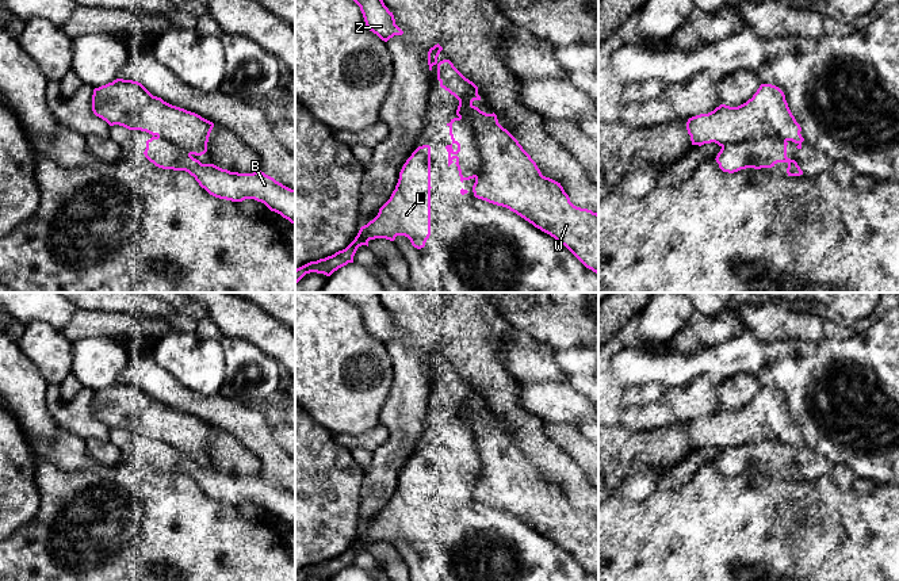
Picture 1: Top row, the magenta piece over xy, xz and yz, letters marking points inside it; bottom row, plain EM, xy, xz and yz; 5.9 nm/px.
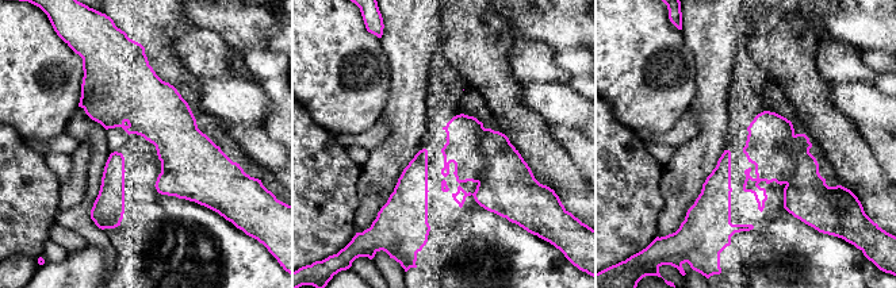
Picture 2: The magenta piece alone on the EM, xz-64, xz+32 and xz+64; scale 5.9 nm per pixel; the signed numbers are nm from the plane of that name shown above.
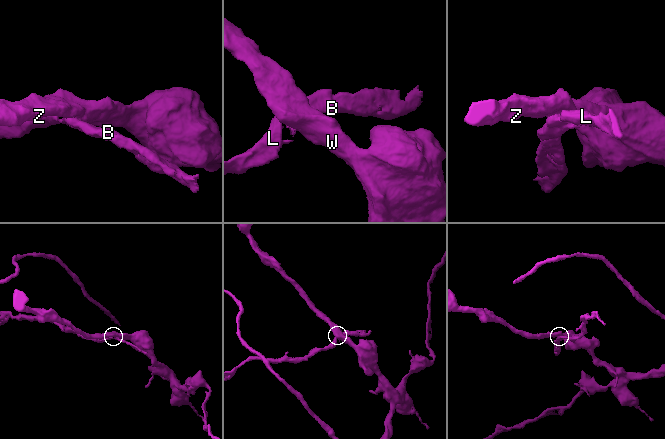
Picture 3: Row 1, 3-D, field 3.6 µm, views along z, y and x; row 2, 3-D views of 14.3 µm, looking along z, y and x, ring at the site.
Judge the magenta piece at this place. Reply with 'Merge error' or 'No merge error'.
Merge error

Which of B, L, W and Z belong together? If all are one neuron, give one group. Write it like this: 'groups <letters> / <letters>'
groups B L / W Z

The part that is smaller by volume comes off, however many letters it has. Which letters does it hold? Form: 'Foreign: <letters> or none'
Foreign: B, L

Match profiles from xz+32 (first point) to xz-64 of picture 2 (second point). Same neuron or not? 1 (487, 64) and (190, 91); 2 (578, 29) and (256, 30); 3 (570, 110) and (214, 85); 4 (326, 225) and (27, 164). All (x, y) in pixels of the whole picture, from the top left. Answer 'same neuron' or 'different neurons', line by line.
1: same neuron
2: same neuron
3: same neuron
4: same neuron

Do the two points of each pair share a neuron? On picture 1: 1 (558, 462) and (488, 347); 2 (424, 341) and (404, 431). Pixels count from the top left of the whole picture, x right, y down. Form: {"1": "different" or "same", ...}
{"1": "same", "2": "same"}

